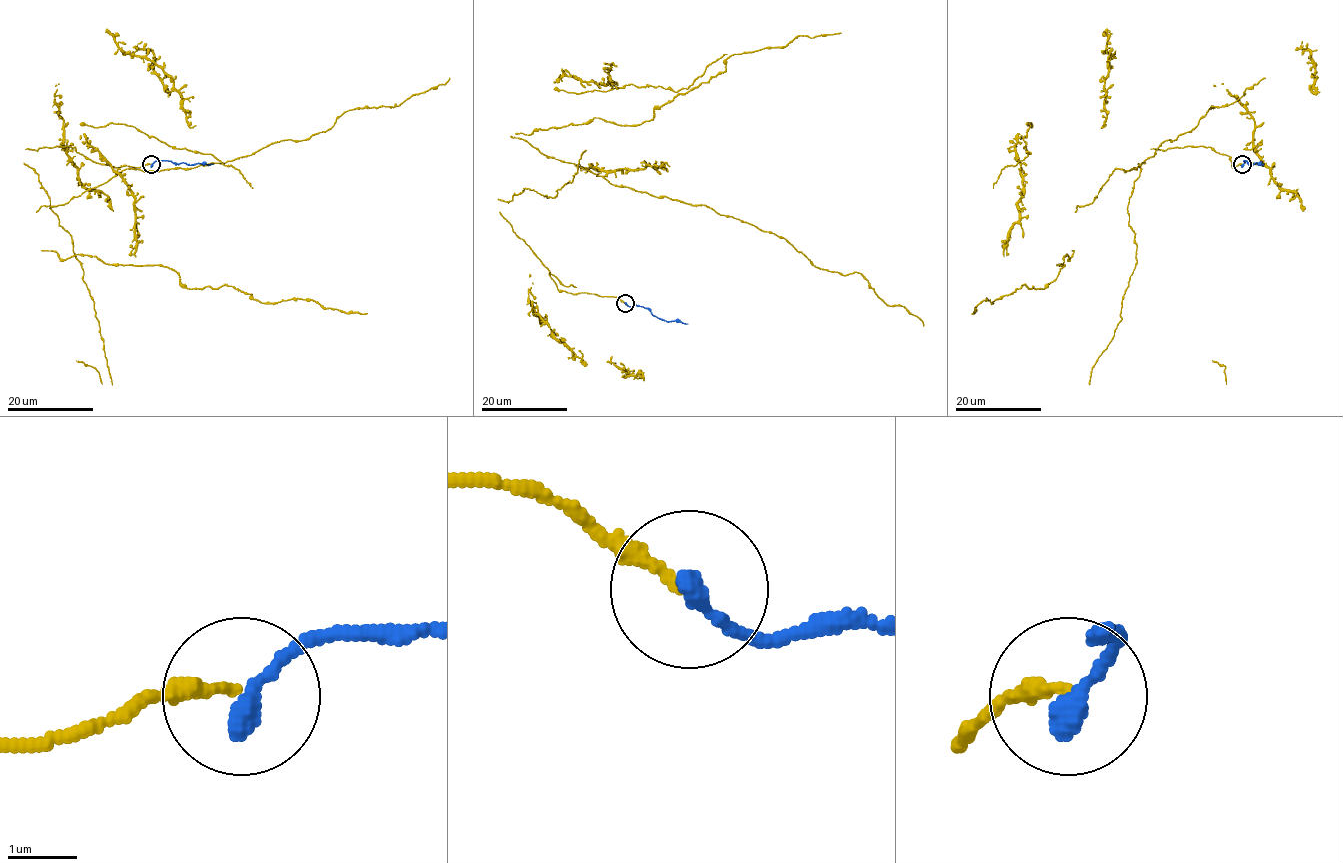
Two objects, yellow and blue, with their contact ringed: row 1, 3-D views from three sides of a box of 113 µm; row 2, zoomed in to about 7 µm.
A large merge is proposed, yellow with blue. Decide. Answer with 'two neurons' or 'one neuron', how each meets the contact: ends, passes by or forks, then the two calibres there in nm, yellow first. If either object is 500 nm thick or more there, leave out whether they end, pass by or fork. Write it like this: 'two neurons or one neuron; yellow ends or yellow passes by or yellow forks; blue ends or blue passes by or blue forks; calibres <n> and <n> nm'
one neuron; yellow ends; blue ends; calibres 160 and 320 nm

